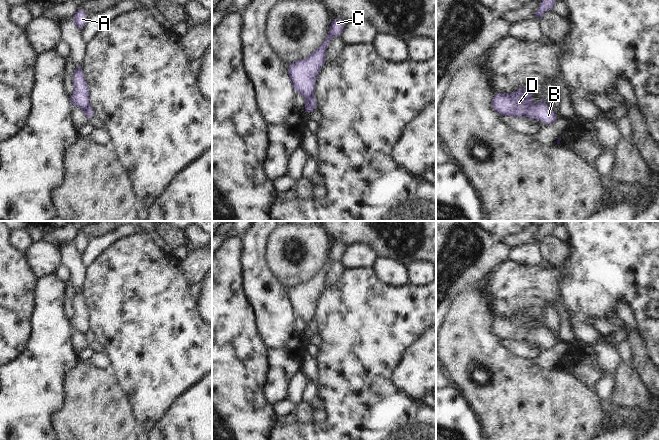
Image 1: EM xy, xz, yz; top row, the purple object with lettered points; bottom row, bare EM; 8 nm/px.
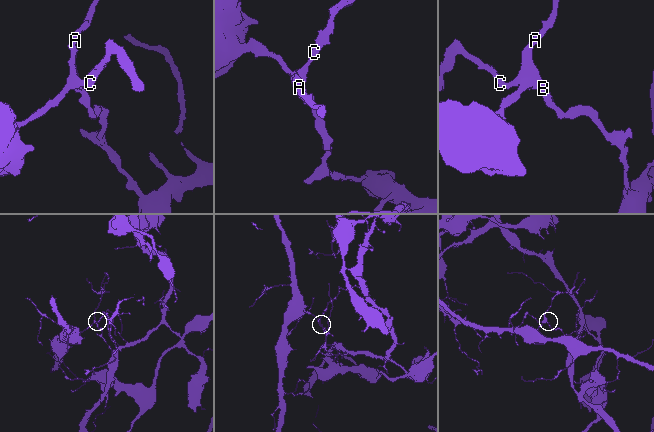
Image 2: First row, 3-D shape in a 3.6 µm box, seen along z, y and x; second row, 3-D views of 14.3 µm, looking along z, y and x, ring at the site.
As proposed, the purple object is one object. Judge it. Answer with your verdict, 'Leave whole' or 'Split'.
Split

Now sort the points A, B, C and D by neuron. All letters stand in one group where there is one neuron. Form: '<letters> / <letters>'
A C D / B

